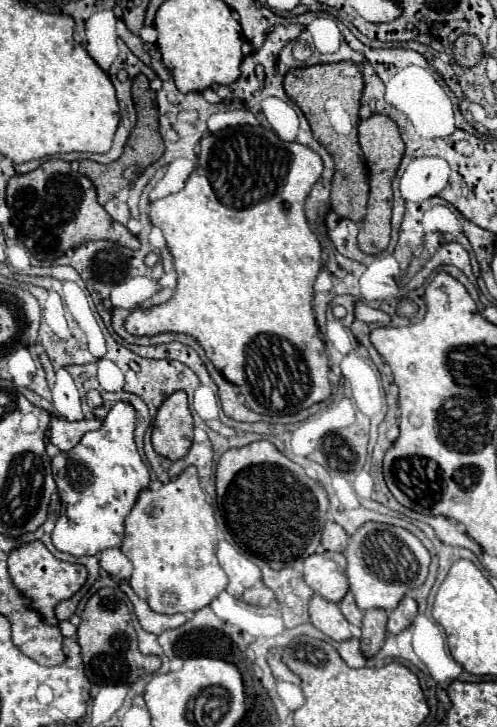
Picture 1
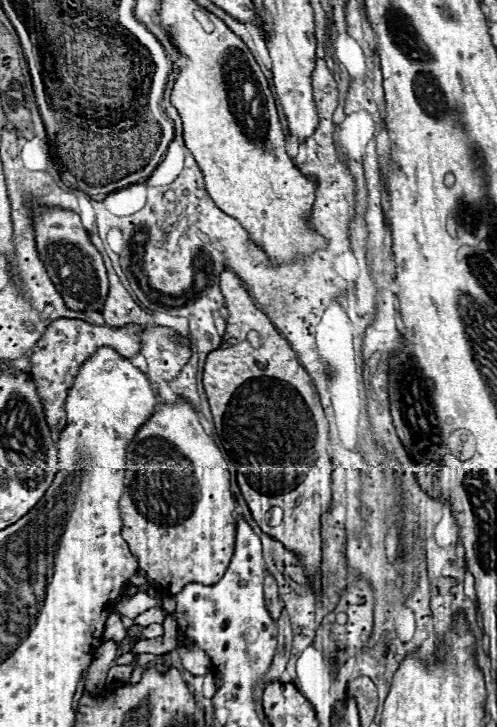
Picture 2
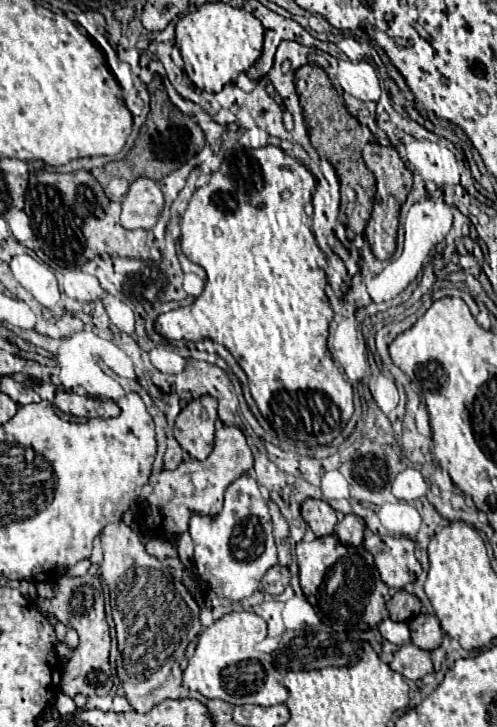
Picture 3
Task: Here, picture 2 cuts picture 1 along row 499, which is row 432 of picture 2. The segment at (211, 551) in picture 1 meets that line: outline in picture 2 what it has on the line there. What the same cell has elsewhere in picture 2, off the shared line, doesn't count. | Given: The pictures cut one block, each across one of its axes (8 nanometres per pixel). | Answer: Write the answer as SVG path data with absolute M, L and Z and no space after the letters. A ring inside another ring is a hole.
M178 400L176 404L170 404L170 406L158 406L156 412L148 418L148 422L138 430L138 434L134 436L134 440L130 442L128 446L128 458L126 458L126 476L124 476L124 494L122 494L122 500L120 500L120 510L122 510L122 536L124 540L128 542L132 554L138 558L138 564L140 568L160 586L164 588L168 594L178 594L186 584L190 582L198 582L198 584L216 584L230 560L232 560L232 552L234 552L234 534L236 534L236 520L232 518L232 510L236 508L236 502L234 502L234 496L230 492L230 472L228 470L228 462L224 458L221 450L218 450L218 446L212 442L212 438L204 432L194 408L184 402L184 400Z

